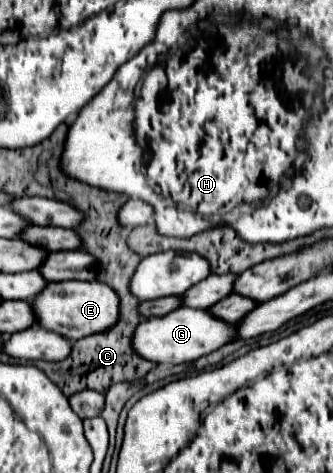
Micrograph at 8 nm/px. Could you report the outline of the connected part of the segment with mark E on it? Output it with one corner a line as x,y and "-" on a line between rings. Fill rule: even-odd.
60,281
48,283
40,295
32,299
36,325
64,335
68,341
78,341
96,331
106,331
118,321
118,295
100,281

